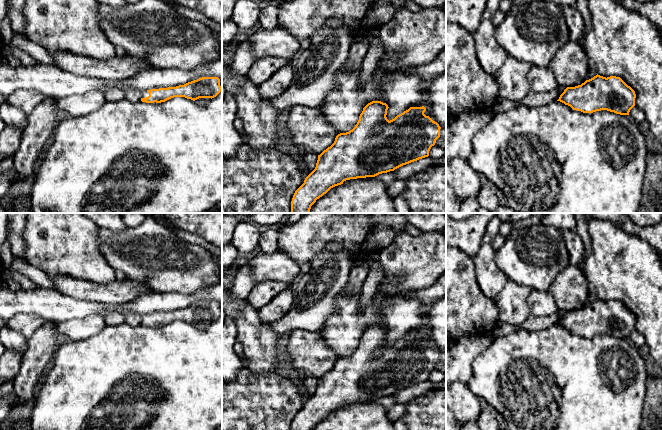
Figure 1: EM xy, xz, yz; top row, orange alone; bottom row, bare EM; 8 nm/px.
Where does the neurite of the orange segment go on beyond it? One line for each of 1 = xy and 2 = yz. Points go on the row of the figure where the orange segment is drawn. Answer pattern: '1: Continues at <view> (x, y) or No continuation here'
1: Continues at xy (199, 101)
2: No continuation here

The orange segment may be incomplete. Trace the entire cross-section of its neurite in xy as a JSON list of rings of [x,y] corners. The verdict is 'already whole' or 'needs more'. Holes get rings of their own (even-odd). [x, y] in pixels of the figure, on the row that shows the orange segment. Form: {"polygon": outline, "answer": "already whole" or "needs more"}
{"polygon": [[[202,77],[176,87],[151,89],[141,92],[141,101],[161,103],[174,97],[185,97],[201,105],[222,91],[218,77]]], "answer": "needs more"}

